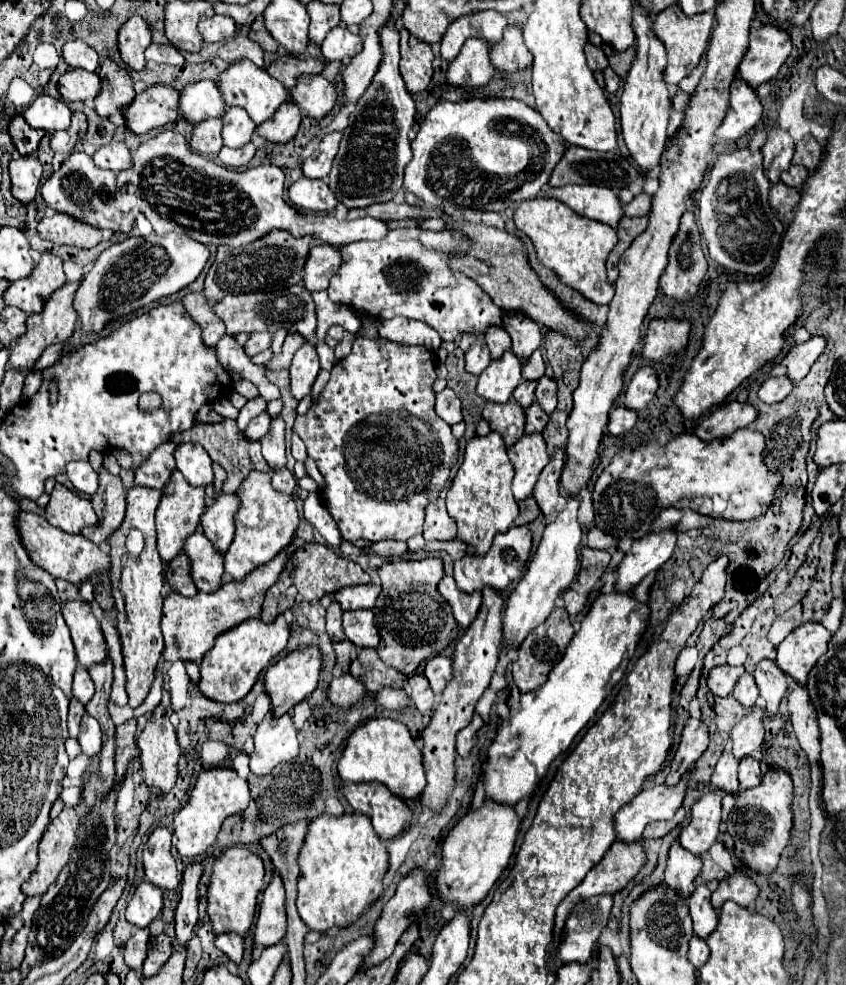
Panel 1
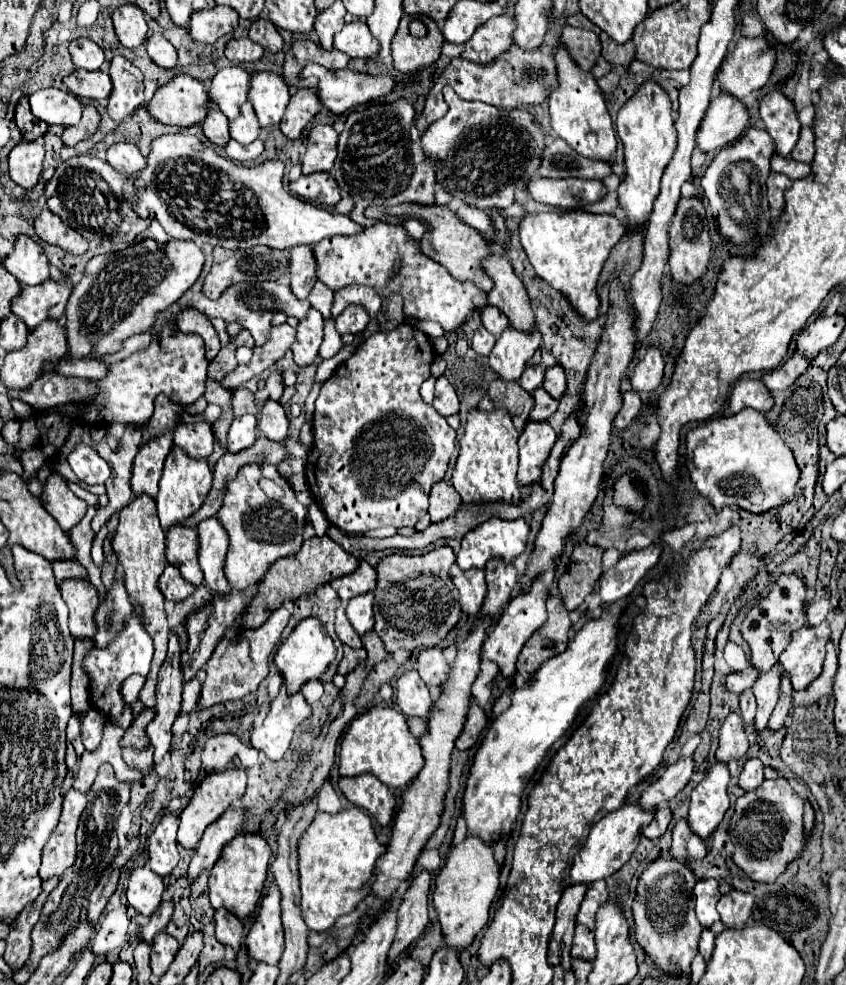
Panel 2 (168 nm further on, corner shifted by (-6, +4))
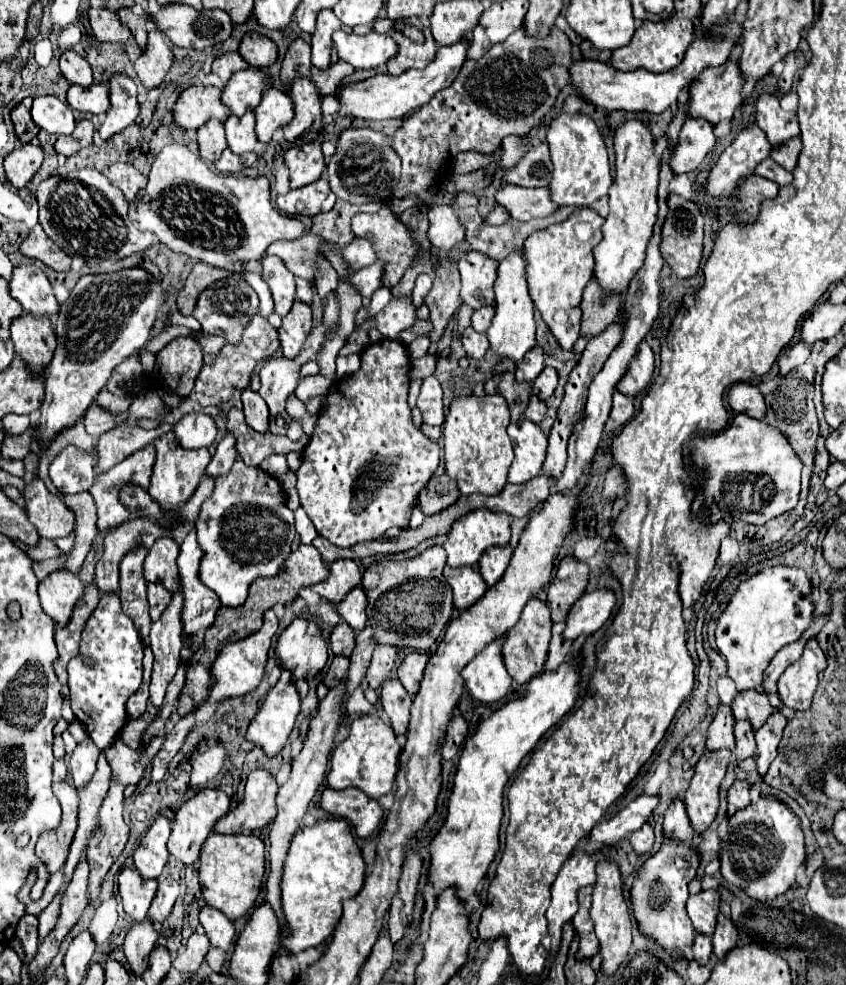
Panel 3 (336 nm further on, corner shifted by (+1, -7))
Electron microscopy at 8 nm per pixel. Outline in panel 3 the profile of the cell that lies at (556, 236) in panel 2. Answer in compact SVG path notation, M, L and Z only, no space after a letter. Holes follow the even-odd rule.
M578 209L564 223L550 225L542 231L532 233L524 241L524 261L526 261L526 281L530 289L530 297L534 305L540 309L542 319L550 327L552 335L560 343L562 349L570 351L580 337L580 299L582 291L592 279L594 273L594 253L592 249L602 241L602 225L604 219L594 209ZM588 221L592 227L592 237L588 241L580 241L576 237L576 223Z

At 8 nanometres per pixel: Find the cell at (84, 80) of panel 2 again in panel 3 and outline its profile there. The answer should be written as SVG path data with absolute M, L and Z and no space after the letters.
M72 85L68 89L68 105L72 109L78 109L80 113L106 113L110 103L108 103L108 87L106 85L90 85L90 87L80 87Z

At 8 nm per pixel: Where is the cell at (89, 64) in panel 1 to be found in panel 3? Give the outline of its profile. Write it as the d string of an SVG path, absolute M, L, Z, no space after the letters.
M64 51L62 57L60 57L60 71L62 75L74 83L74 85L80 85L80 87L88 87L92 85L92 69L90 69L90 63L80 57L78 53L74 51Z

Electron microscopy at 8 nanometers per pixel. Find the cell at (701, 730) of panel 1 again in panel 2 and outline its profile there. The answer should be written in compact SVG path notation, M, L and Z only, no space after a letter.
M691 756L671 764L669 770L665 770L665 774L661 778L657 778L651 786L647 786L643 790L643 794L639 798L641 808L655 810L661 804L669 802L677 792L681 792L687 786L691 772L693 772L693 758Z

